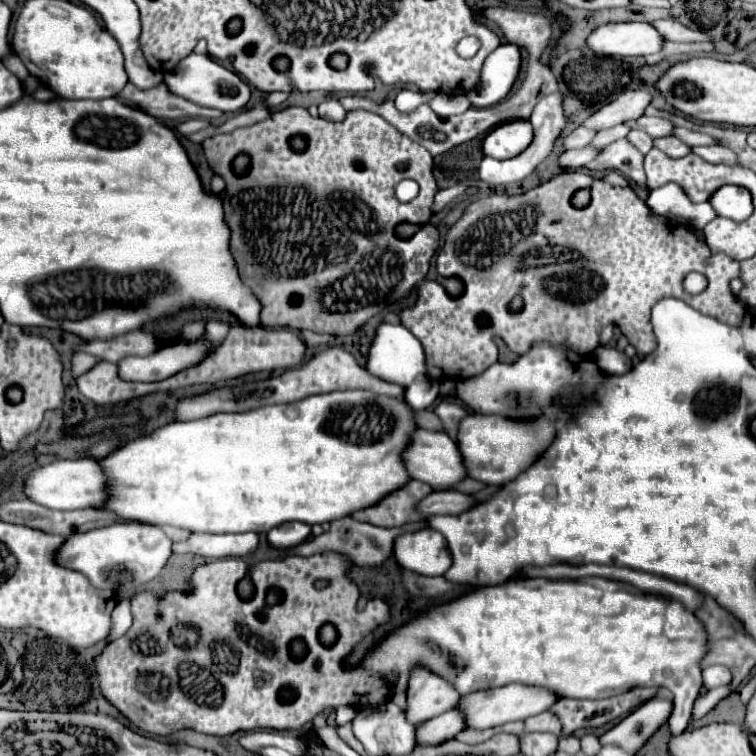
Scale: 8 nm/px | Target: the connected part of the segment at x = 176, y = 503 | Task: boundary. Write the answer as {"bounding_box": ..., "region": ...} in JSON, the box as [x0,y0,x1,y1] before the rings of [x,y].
{"bounding_box":[102,391,418,533],"region":[[[330,391],[320,395],[310,395],[306,399],[284,403],[284,405],[270,405],[260,407],[246,413],[218,413],[194,421],[176,421],[170,425],[164,425],[156,429],[150,435],[142,435],[136,441],[128,443],[126,447],[114,451],[108,455],[102,463],[106,475],[110,475],[110,499],[104,503],[110,511],[118,513],[122,519],[142,521],[142,523],[158,523],[158,525],[174,525],[188,531],[206,531],[206,533],[268,533],[272,527],[288,521],[302,521],[308,525],[314,523],[330,523],[334,519],[342,519],[354,511],[360,511],[360,507],[370,507],[382,499],[382,495],[390,495],[394,487],[402,487],[406,479],[412,479],[406,471],[406,465],[402,461],[402,453],[410,445],[412,433],[418,429],[412,407],[398,397],[386,397],[386,395],[374,395],[372,391]]]}

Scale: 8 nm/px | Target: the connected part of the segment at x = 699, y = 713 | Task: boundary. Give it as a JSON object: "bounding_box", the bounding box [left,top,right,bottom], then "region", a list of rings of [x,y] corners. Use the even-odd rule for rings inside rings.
{"bounding_box":[692,685,730,719],"region":[[[726,685],[726,687],[712,689],[712,691],[708,691],[706,695],[700,695],[700,697],[696,699],[696,703],[694,703],[692,719],[700,719],[700,717],[704,717],[710,709],[716,707],[716,703],[718,703],[720,699],[724,699],[724,697],[728,697],[728,695],[730,695],[730,687],[728,687],[728,685]]]}

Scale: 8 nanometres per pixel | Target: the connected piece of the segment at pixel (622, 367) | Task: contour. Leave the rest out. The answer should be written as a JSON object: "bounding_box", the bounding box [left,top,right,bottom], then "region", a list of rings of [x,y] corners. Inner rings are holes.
{"bounding_box":[594,345,632,375],"region":[[[600,345],[594,351],[594,359],[600,365],[600,369],[610,373],[610,375],[624,375],[632,367],[630,359],[624,353],[620,353],[620,351],[612,349],[612,347],[604,347],[604,345]]]}

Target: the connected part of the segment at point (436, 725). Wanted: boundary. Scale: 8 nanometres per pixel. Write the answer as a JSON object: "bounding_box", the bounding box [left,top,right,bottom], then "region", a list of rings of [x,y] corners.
{"bounding_box":[416,707,466,745],"region":[[[454,707],[450,711],[444,711],[442,715],[430,719],[428,723],[424,723],[422,727],[416,729],[416,739],[422,743],[430,743],[430,745],[438,745],[442,741],[452,739],[458,731],[462,731],[466,727],[464,721],[464,713],[462,709]]]}

